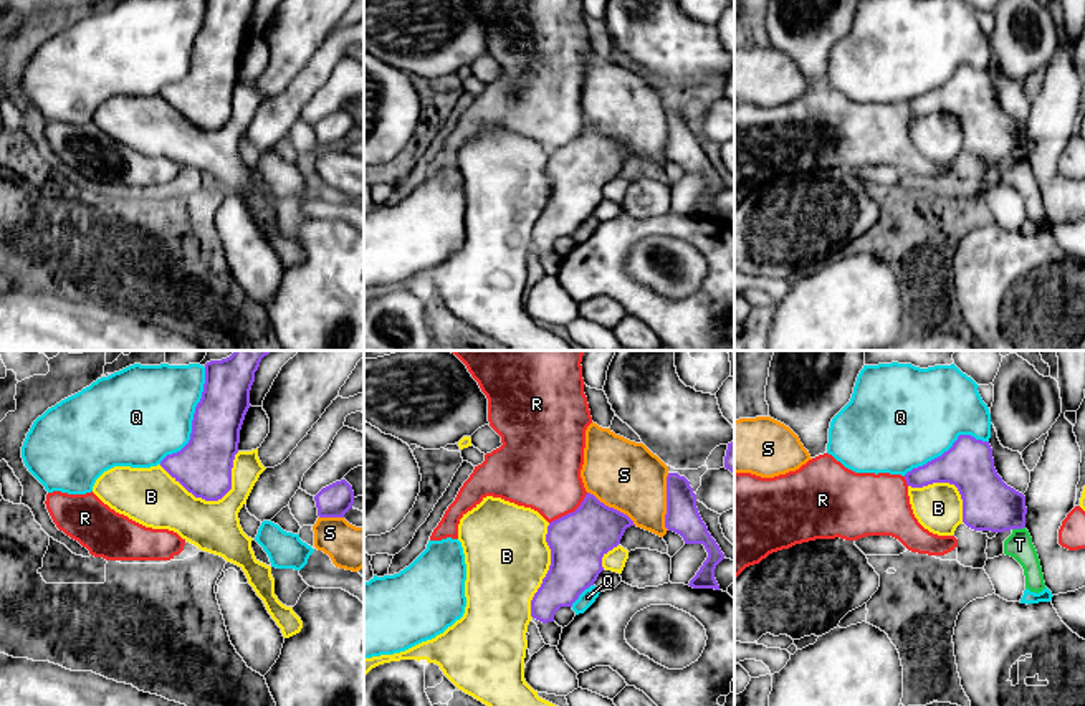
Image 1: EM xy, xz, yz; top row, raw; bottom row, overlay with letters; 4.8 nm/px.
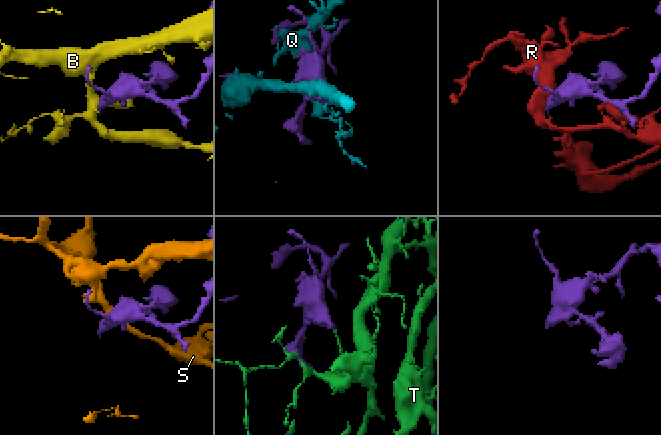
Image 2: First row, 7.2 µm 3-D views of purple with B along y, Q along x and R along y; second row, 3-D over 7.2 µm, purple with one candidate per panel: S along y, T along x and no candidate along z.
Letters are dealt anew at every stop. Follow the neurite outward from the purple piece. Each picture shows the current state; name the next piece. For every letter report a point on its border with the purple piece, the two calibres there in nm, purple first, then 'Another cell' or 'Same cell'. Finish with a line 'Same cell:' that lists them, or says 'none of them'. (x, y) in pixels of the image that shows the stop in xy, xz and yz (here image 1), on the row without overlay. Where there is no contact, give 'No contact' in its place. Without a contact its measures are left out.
B: Touches purple at xy (212, 129). Thickness 280 nm (purple) against 260 nm. Another cell
Q: Touches purple at xy (192, 50). Thickness 280 nm (purple) against 440 nm. Another cell
R: Touches purple at xz (569, 143). Thickness 280 nm (purple) against 380 nm. Another cell
S: Touches purple at xz (667, 131). Thickness 160 nm (purple) against 340 nm. Another cell
T: Touches purple at yz (1018, 157). Thickness 260 nm (purple) against 130 nm. Another cell
Same cell: none of them

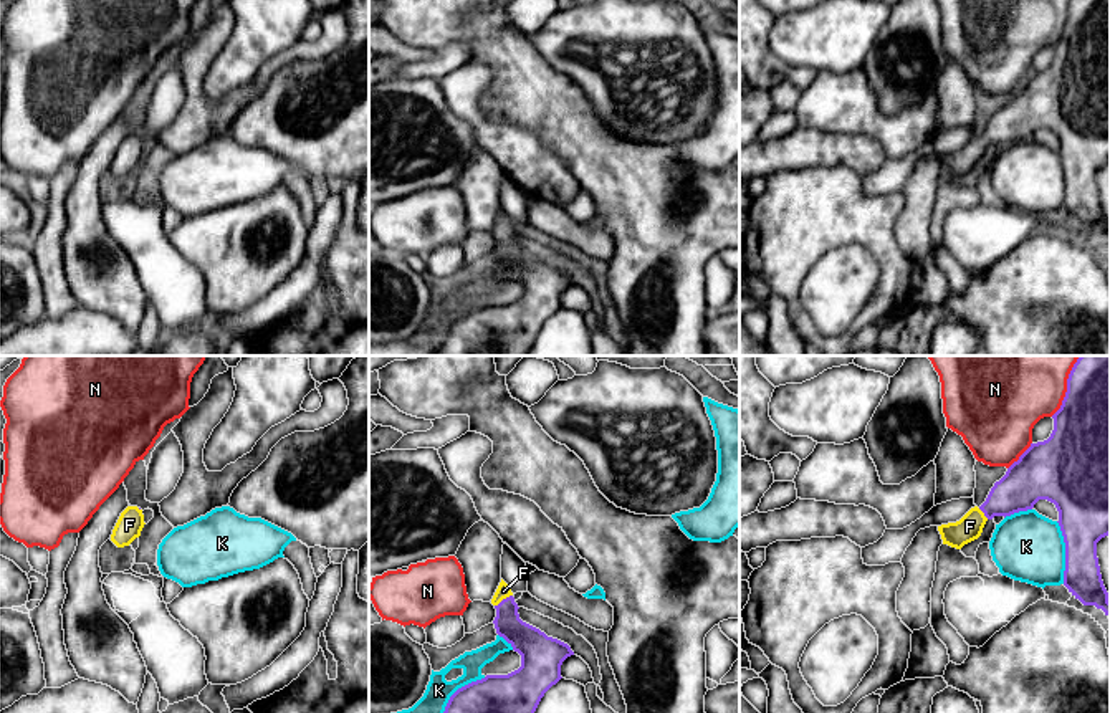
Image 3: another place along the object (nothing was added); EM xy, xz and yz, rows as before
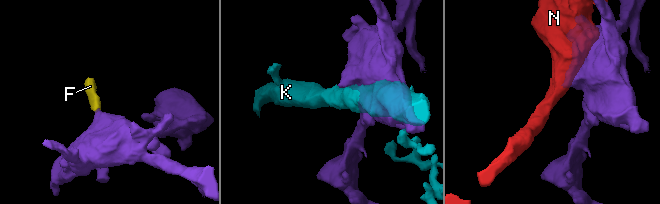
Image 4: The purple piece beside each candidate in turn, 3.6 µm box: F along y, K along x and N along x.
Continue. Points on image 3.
F: Touches purple at xz (503, 229). Thickness 160 nm (purple) against 70 nm. Same cell
K: Touches purple at xz (454, 323). Thickness 420 nm (purple) against 170 nm. Another cell
N: Touches purple at yz (1066, 23). Thickness 500 nm (purple) against 300 nm. Another cell
Same cell: F

